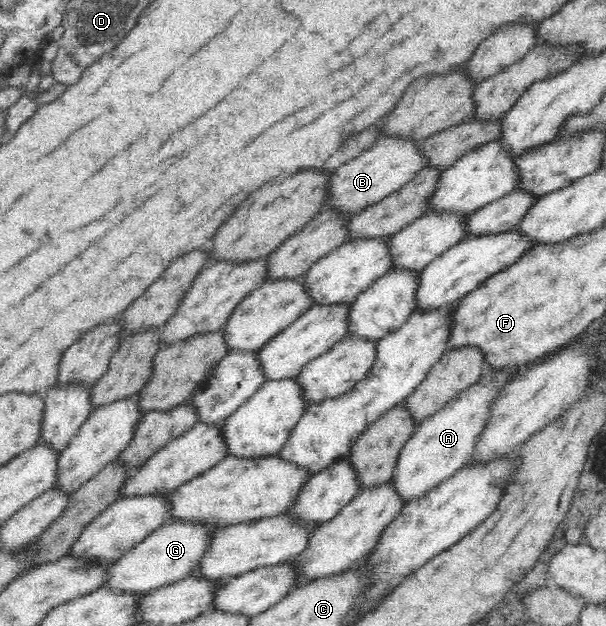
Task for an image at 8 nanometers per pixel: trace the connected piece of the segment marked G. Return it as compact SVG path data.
M170 521L160 525L120 558L110 562L103 572L104 580L100 587L116 593L137 595L185 579L190 576L191 570L206 548L212 529L201 524Z

